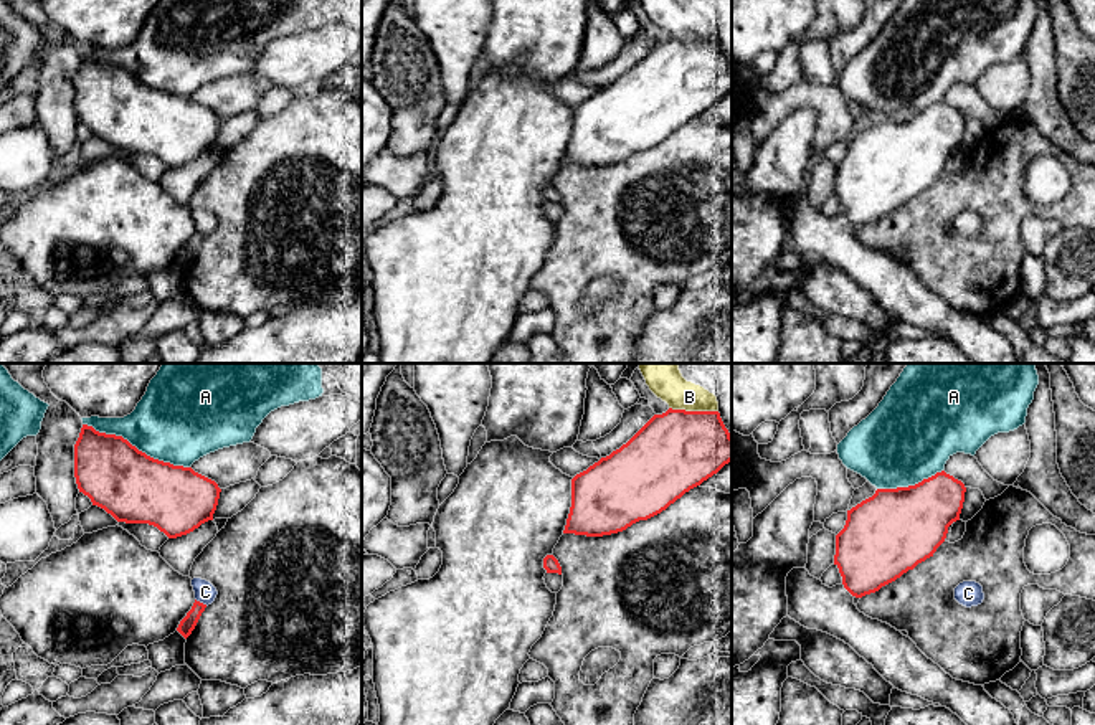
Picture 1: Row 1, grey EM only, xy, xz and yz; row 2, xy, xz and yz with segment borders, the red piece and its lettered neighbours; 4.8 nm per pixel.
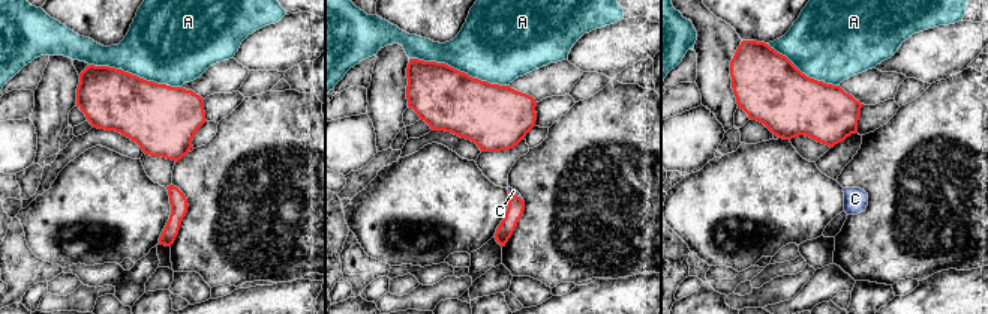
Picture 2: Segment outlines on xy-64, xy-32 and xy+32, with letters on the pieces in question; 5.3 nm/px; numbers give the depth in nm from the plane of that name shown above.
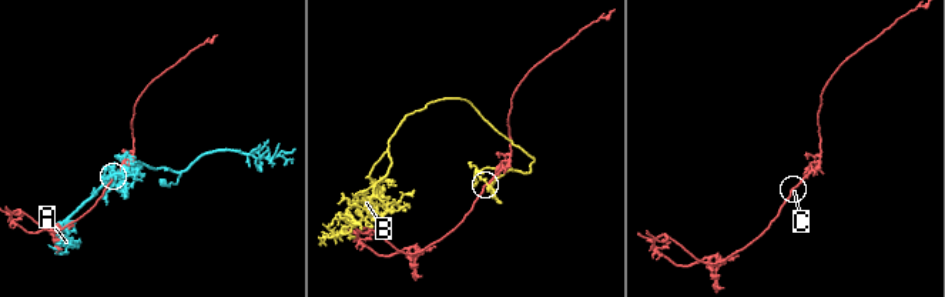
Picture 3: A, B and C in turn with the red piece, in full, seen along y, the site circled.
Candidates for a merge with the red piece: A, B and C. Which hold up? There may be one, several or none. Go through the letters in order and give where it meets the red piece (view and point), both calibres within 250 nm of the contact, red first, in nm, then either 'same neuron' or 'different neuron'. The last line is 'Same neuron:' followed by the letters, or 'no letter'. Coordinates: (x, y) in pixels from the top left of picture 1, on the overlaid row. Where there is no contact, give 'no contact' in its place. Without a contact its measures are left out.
A: xy (134, 446) | 340/400 nm | different neuron
B: xz (694, 412) | 400/180 nm | different neuron
C: xy (202, 603) | 80/100 nm | different neuron
Same neuron: no letter

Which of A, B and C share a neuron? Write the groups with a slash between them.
A / B / C

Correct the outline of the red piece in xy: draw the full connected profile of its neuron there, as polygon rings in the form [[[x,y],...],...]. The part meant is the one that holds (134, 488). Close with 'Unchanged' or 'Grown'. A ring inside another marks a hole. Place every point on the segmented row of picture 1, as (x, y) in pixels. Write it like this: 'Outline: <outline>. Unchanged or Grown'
Outline: [[[83,424],[74,444],[79,492],[117,522],[149,524],[168,538],[213,520],[221,489],[192,467],[147,456],[127,439]]]. Unchanged

